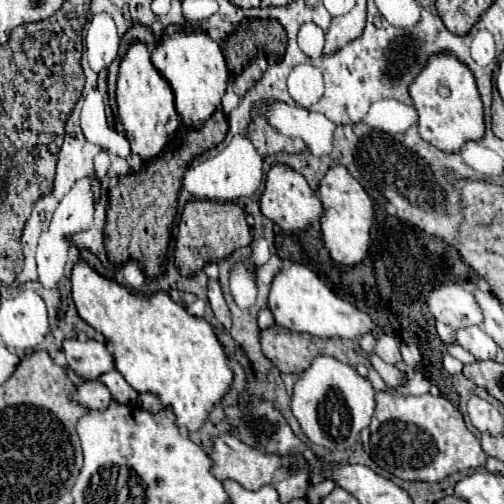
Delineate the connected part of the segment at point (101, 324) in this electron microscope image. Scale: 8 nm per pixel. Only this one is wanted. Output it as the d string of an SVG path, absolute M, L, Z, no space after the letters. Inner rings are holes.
M87 263L75 265L71 283L81 319L107 337L115 367L125 381L137 393L157 395L165 407L173 409L181 429L199 431L233 383L233 369L213 327L205 319L191 317L167 293L155 293L153 299L131 295L123 285L101 277Z

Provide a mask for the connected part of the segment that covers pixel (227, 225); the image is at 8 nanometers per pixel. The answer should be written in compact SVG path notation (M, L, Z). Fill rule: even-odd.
M189 201L185 203L179 233L175 243L175 265L183 277L193 277L207 263L217 263L229 257L235 249L251 243L251 229L245 221L245 211L229 201Z

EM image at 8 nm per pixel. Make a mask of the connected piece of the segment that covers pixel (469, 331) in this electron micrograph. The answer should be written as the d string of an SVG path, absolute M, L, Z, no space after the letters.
M467 327L467 329L459 329L457 331L457 341L463 349L467 349L469 353L473 353L477 359L485 361L491 359L495 361L499 355L499 347L497 343L481 329L481 327Z

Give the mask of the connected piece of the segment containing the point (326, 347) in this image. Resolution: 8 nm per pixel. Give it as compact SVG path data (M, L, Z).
M279 325L261 331L261 347L263 347L265 357L269 357L281 373L295 373L295 375L303 373L311 365L311 359L315 359L315 355L331 355L331 357L335 357L341 363L347 363L351 367L357 367L357 365L365 365L367 369L371 367L371 361L367 357L355 353L351 341L321 339L321 337L313 337L313 335L307 335L307 333L295 333L295 331L289 331L285 327L279 327Z

